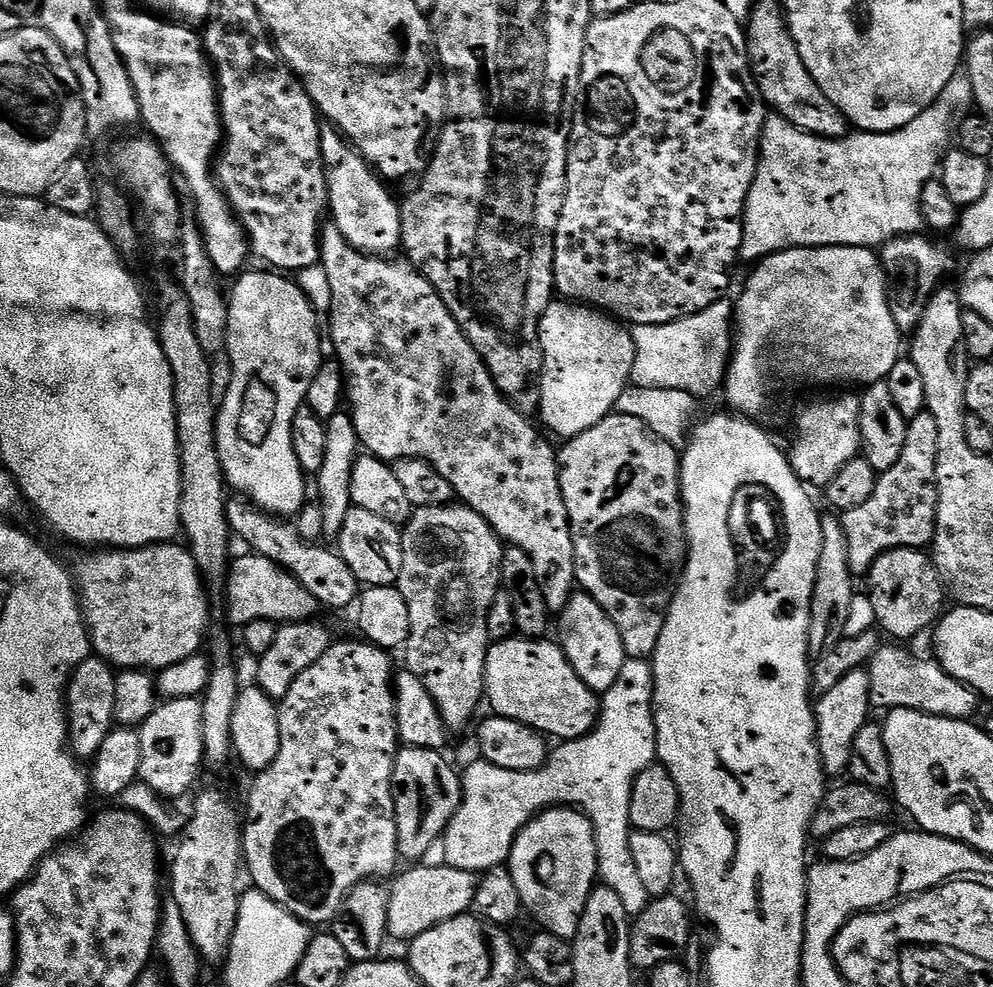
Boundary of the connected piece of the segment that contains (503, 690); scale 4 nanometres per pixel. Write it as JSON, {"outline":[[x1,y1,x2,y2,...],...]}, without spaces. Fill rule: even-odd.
{"outline":[[548,638,495,641,486,654,484,694,495,715,514,718,545,737,557,736,560,742,582,738,600,718,597,693,582,682,560,644,551,644]]}

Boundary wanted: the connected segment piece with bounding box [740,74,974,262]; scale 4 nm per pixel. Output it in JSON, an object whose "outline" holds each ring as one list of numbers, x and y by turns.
{"outline":[[958,74,954,78,950,78,950,82,946,82,942,94,938,94,935,102,930,106,926,106,926,110,922,110,922,114,918,114,918,118,914,118,914,122,910,122,893,132,862,132,856,130,842,140,828,140,824,136,815,136,813,132,803,132,802,129,795,128,790,122,783,120,781,116,769,115,764,122,764,133,760,135,760,164,756,167,756,177,750,186,750,194,744,207,744,237,740,247,740,260,759,262,765,260,767,256,772,256,775,252,785,252,791,248,854,246,855,248,875,249,877,246,887,244,889,240,895,240,897,236,914,236,923,233,926,225,924,215,920,209,920,198,924,183,937,175,944,154,949,151,950,145,953,143,954,120,952,124,952,115,955,114,956,108,969,107,968,109,971,109,973,104,970,78,967,74]]}

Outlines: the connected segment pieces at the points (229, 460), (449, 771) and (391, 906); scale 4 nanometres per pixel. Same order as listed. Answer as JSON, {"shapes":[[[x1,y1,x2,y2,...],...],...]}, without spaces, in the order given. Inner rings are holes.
{"shapes":[[[263,270,264,272,248,272,235,281,232,292,228,296,228,343,226,345,226,357,232,363,232,377,228,380,228,389,224,392,224,400,219,401,216,413,216,445,218,446,218,458,222,462,224,478,229,489,241,497,247,498,258,508,263,508,266,512,271,512,277,518,293,518,300,512,300,507,304,504,304,483,306,477,302,469,298,466,298,458,294,458,294,442,292,441,292,419,299,408,305,407,310,382,314,374,318,374,322,363,320,356,320,328,316,325,318,313,312,307,310,301,302,294,299,283,287,275,276,270]],[[404,746,397,751,392,793,401,861,423,861,426,850,430,850,430,846,443,837,464,796,461,773,455,772,440,756,443,755,431,748]],[[447,864,405,868,408,869,404,873,401,871,388,888,388,934,393,941,410,942,418,938,418,934,426,934,426,930,434,930,434,926,450,922,450,918,458,918,471,909,478,883,477,873,449,868]]]}

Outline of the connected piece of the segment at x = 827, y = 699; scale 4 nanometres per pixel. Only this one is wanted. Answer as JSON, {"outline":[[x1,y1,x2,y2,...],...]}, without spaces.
{"outline":[[867,671,851,672,841,678,826,695,815,701,816,714,816,745,820,751,820,760,824,763,824,771,829,777,845,775,850,766,850,758,854,750,854,738,858,738,858,730,869,723,870,678]]}

